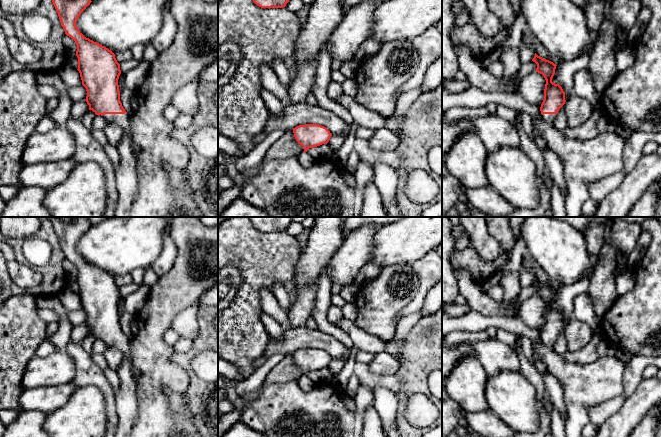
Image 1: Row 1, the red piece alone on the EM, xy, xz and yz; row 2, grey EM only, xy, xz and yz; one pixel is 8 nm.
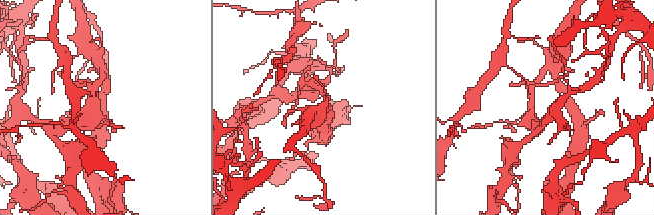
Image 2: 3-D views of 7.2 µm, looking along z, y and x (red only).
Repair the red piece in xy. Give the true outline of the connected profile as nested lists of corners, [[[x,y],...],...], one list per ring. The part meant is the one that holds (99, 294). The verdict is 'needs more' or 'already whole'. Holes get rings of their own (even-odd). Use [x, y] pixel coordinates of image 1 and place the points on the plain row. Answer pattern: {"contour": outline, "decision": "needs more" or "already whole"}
{"contour": [[[46,217],[52,224],[53,229],[58,237],[61,250],[65,258],[71,261],[76,269],[76,280],[78,282],[78,295],[82,304],[82,309],[86,312],[87,320],[85,325],[96,339],[101,339],[110,346],[118,348],[124,355],[128,356],[131,361],[132,376],[135,373],[134,352],[131,348],[131,338],[127,337],[120,325],[120,315],[118,303],[121,298],[120,288],[115,282],[115,278],[100,269],[97,266],[86,262],[76,250],[76,245],[81,237],[92,226],[87,217]]], "decision": "needs more"}

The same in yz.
{"contour": [[[535,277],[533,286],[537,288],[536,296],[542,298],[546,304],[544,313],[544,324],[541,328],[540,335],[543,344],[553,349],[559,333],[565,328],[565,316],[559,308],[552,306],[555,298],[556,288],[543,283]]], "decision": "needs more"}

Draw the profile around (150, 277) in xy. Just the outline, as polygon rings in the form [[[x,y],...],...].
[[[145,268],[143,282],[148,287],[152,287],[159,279],[159,276],[150,268]]]

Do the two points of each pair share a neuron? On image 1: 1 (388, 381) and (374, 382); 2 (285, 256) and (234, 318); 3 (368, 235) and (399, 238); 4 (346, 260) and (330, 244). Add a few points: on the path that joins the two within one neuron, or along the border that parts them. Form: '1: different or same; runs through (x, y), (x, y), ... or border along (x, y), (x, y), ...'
1: same; runs through (385, 381), (377, 381)
2: same; runs through (270, 271), (249, 292), (247, 303)
3: different; border along (379, 228), (374, 238), (373, 251), (368, 259)
4: different; border along (345, 237), (342, 245), (325, 268)

